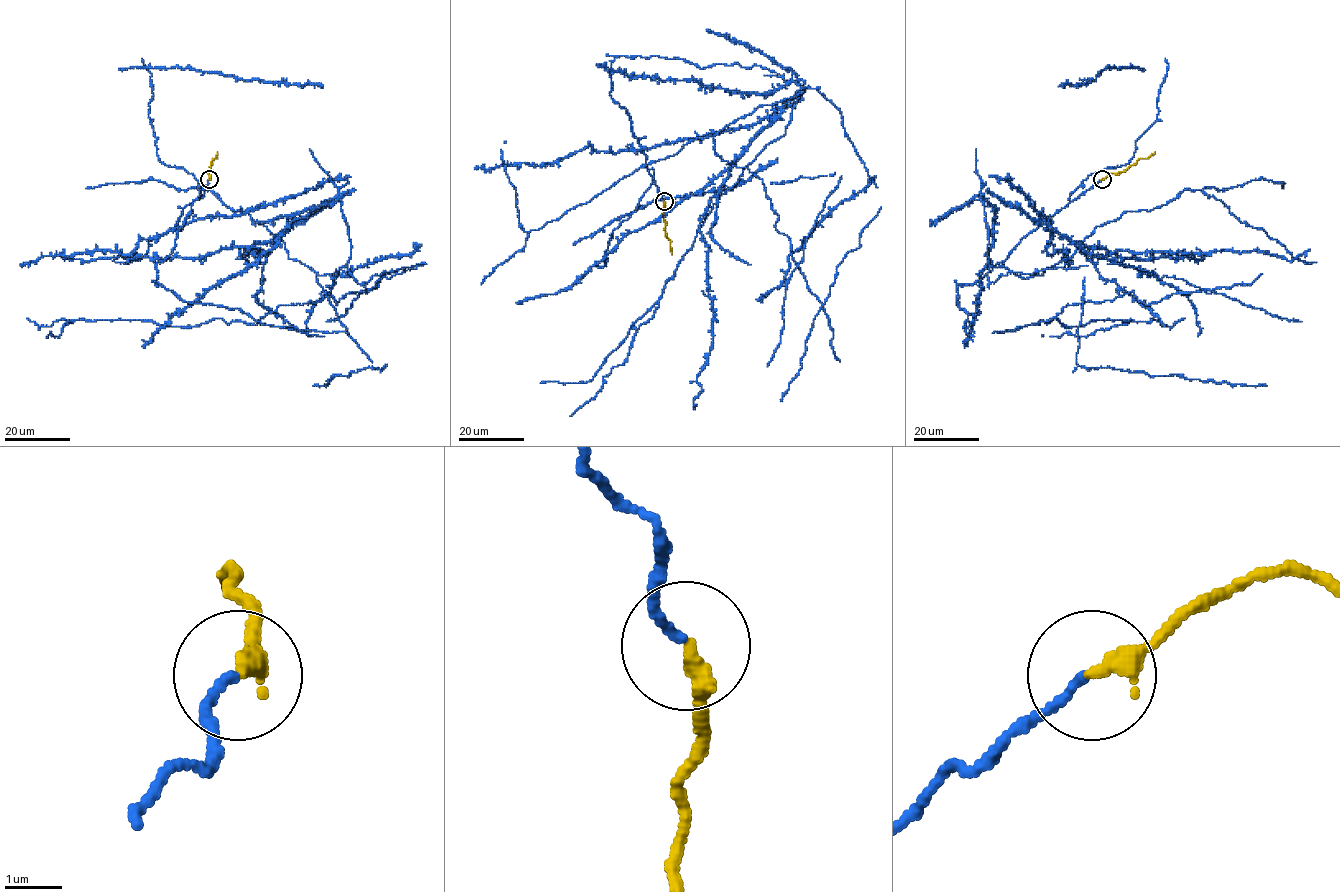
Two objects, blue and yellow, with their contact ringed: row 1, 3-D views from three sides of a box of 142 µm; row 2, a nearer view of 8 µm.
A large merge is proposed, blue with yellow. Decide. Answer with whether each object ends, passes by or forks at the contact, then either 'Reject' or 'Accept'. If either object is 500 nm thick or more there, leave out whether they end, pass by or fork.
At the ring blue ends. At the ring yellow ends. Accept

